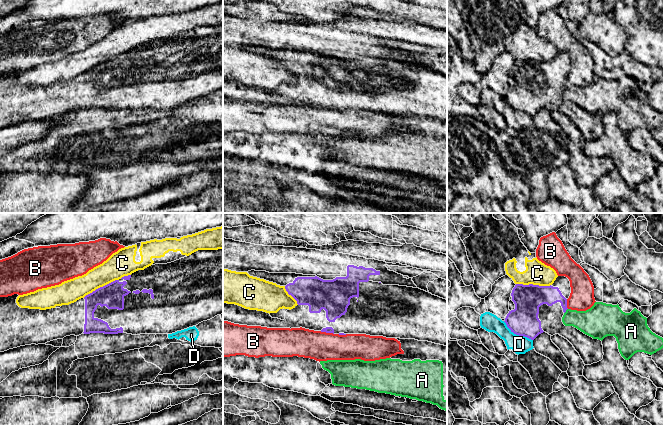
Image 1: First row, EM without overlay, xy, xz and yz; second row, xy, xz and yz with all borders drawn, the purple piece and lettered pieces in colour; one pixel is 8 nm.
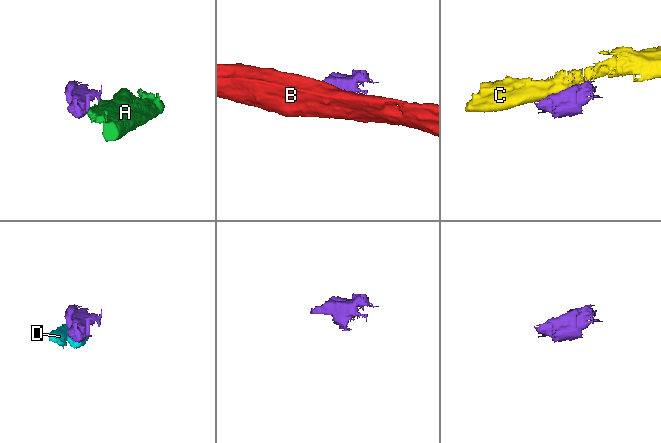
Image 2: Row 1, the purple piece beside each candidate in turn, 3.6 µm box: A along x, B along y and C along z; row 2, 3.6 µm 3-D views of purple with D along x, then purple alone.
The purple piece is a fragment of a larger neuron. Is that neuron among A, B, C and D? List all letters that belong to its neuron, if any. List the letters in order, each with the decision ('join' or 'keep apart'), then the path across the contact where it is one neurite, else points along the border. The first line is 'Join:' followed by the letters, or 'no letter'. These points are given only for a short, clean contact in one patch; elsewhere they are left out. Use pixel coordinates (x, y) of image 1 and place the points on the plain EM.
Join: no letter
A: keep apart; border yz (567, 84), (564, 89)
B: keep apart; border xz (320, 107), (333, 110)
C: keep apart
D: keep apart

